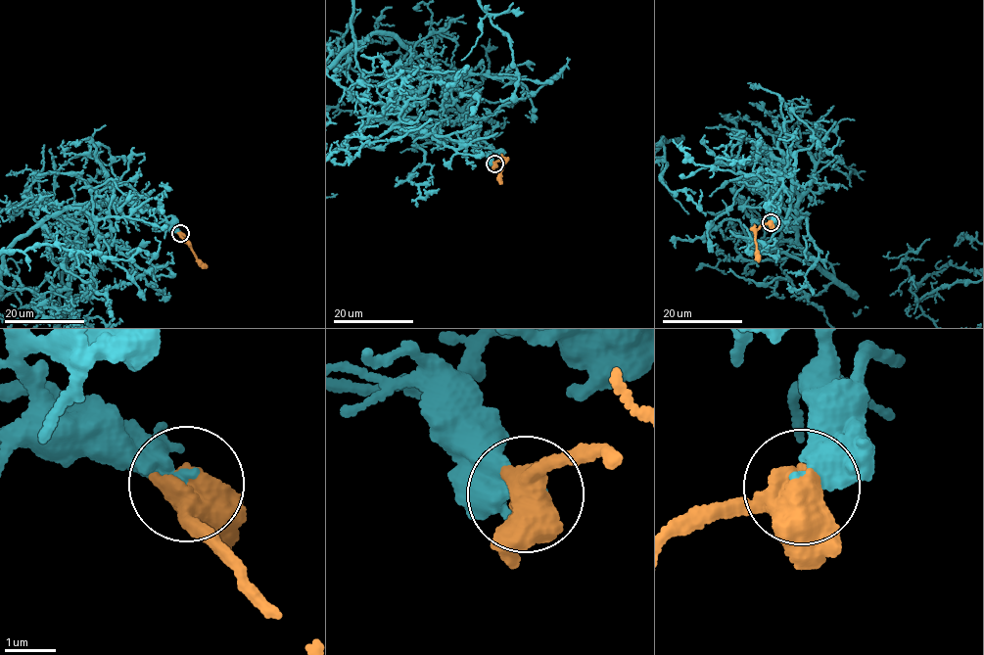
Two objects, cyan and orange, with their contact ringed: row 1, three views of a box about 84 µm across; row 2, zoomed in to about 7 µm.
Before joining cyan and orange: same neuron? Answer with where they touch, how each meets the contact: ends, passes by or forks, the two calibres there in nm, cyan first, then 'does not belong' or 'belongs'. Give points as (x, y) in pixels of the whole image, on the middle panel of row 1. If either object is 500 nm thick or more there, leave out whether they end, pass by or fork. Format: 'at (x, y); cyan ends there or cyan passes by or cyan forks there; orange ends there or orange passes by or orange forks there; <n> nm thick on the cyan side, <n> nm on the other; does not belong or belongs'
at (494, 163); 360 nm thick on the cyan side, 550 nm on the other; belongs

